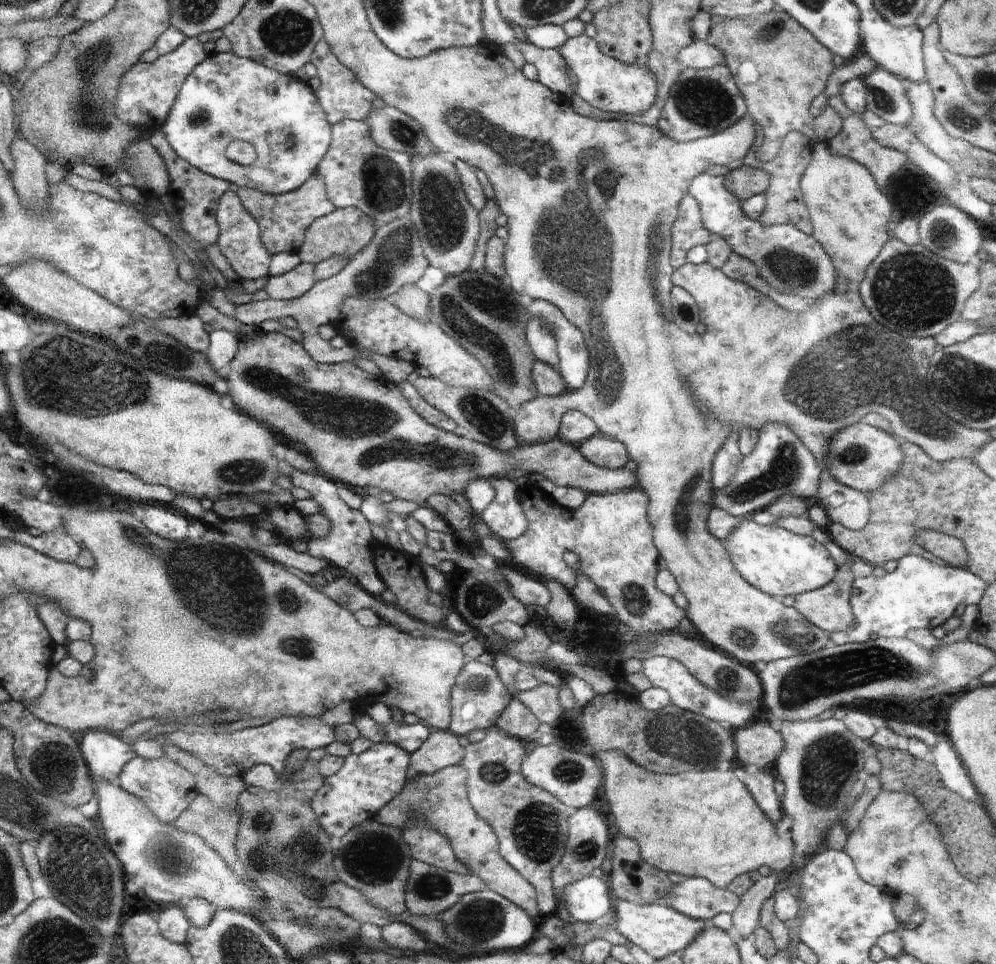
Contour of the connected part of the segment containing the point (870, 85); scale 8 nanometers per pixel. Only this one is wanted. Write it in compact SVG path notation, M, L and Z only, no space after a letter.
M880 67L862 77L867 88L866 108L886 123L908 126L912 120L912 104L908 100L908 86L901 78Z

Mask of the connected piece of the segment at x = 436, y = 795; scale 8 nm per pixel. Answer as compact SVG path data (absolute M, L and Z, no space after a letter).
M462 764L450 765L431 775L414 776L405 783L399 795L382 806L375 820L401 829L411 827L414 819L428 821L431 827L436 827L450 840L457 859L484 881L486 889L513 901L518 908L525 909L530 917L538 916L540 909L536 889L501 855L497 833L482 820L469 800L468 776L469 773Z

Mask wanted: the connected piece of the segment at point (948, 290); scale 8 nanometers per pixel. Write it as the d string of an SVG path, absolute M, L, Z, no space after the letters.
M890 240L866 270L860 296L884 329L904 336L928 338L961 320L966 300L978 290L980 283L980 266L949 261L920 244L906 246L900 240Z

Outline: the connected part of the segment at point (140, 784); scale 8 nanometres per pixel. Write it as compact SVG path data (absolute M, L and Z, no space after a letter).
M135 754L123 766L118 785L126 792L137 796L160 822L165 823L173 823L200 794L194 774L166 756L145 759Z

